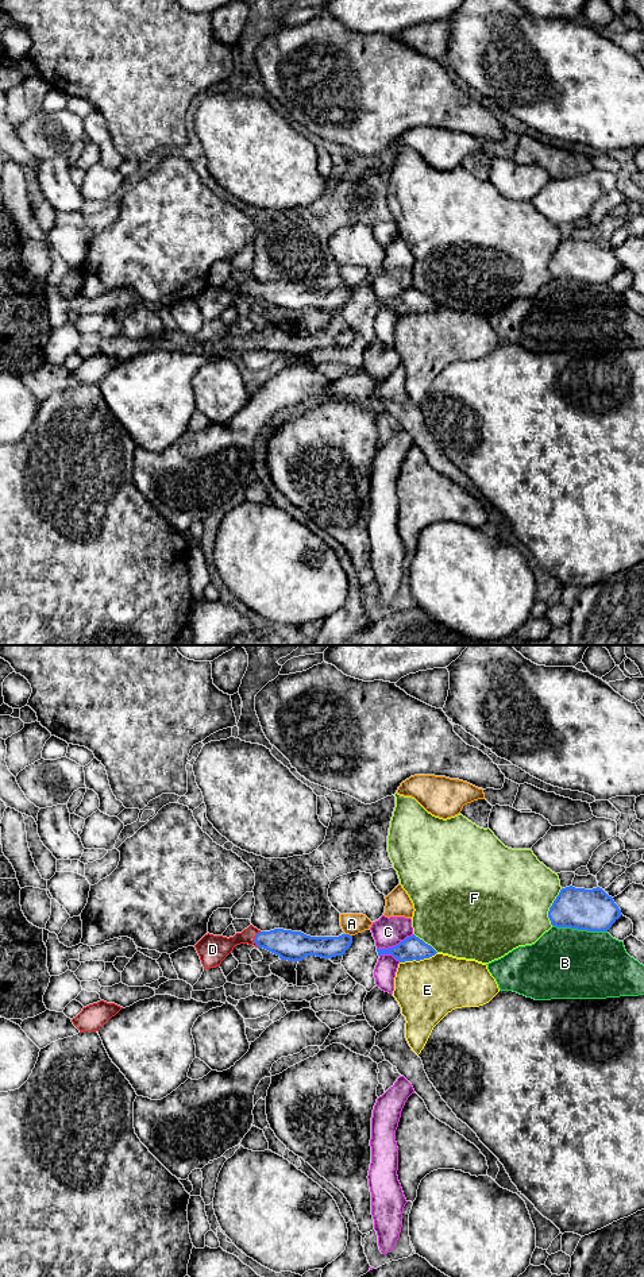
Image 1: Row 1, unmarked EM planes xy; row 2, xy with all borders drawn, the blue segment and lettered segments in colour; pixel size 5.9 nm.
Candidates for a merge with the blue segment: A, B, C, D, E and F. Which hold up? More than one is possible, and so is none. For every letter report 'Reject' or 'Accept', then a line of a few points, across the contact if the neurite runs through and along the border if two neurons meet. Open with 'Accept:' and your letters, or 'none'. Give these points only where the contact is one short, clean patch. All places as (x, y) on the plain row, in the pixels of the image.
Accept: D
A: Reject
B: Reject
C: Reject
D: Accept. Line: xy (289, 297), (255, 290), (238, 290), (215, 300)
E: Reject
F: Reject

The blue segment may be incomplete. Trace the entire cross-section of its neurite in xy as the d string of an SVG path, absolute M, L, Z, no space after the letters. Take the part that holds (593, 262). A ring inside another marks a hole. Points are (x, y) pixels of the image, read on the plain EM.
M562 240L548 263L552 278L608 283L621 262L602 240Z

